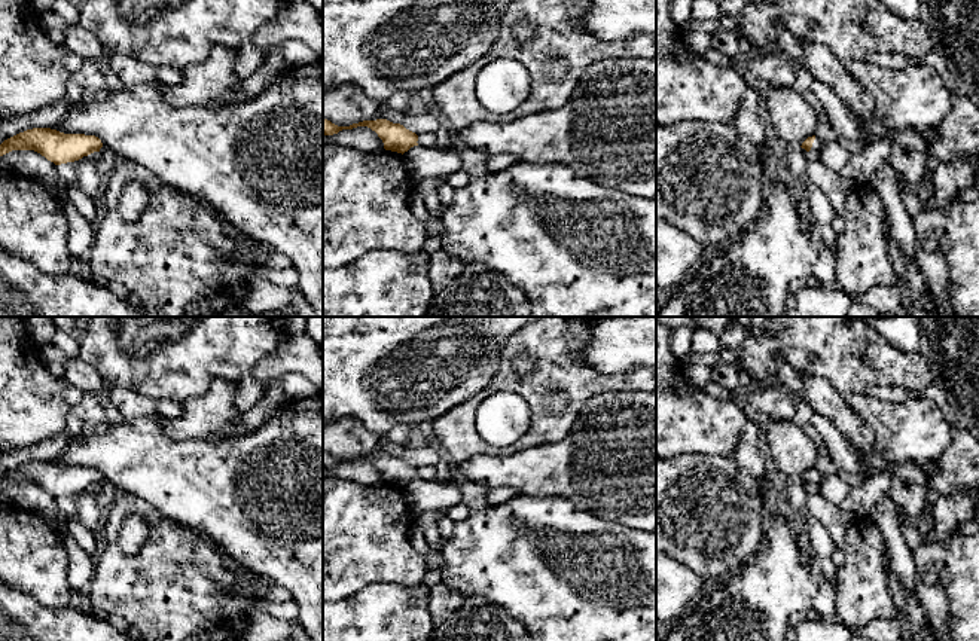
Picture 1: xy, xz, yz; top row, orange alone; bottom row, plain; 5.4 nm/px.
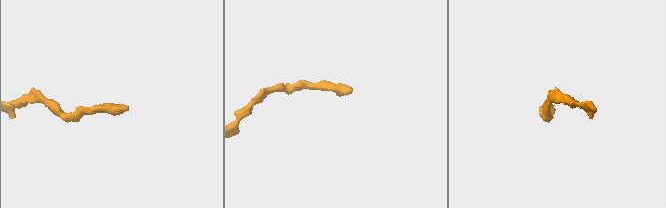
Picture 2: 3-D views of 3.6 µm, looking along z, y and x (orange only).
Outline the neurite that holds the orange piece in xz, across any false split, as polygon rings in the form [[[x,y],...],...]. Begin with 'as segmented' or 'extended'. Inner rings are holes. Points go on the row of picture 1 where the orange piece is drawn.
as segmented; [[[323,117],[323,135],[333,135],[342,129],[353,129],[357,126],[367,126],[378,134],[378,137],[384,143],[385,150],[405,153],[411,147],[418,146],[418,135],[409,129],[406,129],[400,123],[393,123],[387,119],[376,119],[376,120],[363,120],[359,123],[353,123],[350,126],[338,126],[330,120]]]

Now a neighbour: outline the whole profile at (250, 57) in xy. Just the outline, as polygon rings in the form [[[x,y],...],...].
[[[251,40],[243,43],[240,48],[237,48],[238,52],[238,61],[235,64],[237,74],[243,80],[247,79],[263,64],[271,51],[272,49],[259,48]]]

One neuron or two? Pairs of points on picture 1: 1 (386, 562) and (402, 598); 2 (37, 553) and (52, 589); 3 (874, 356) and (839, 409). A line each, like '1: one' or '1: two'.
1: two
2: one
3: two

